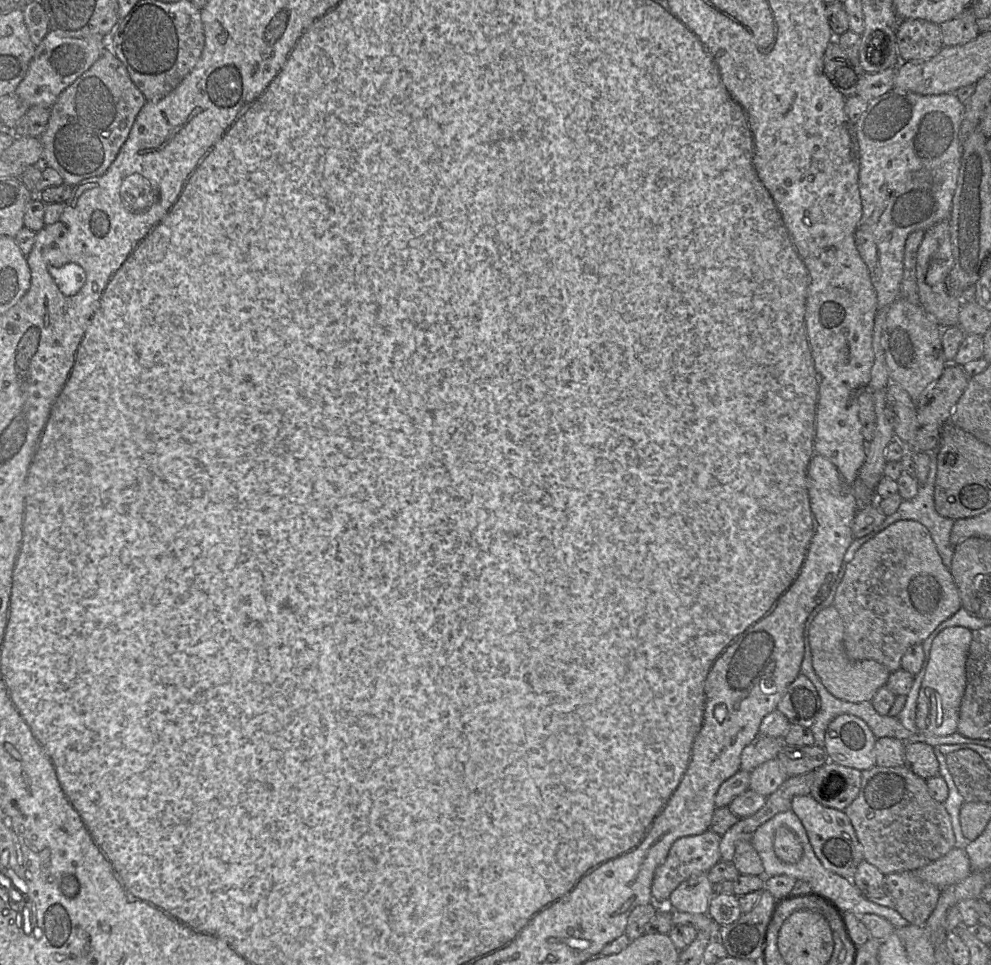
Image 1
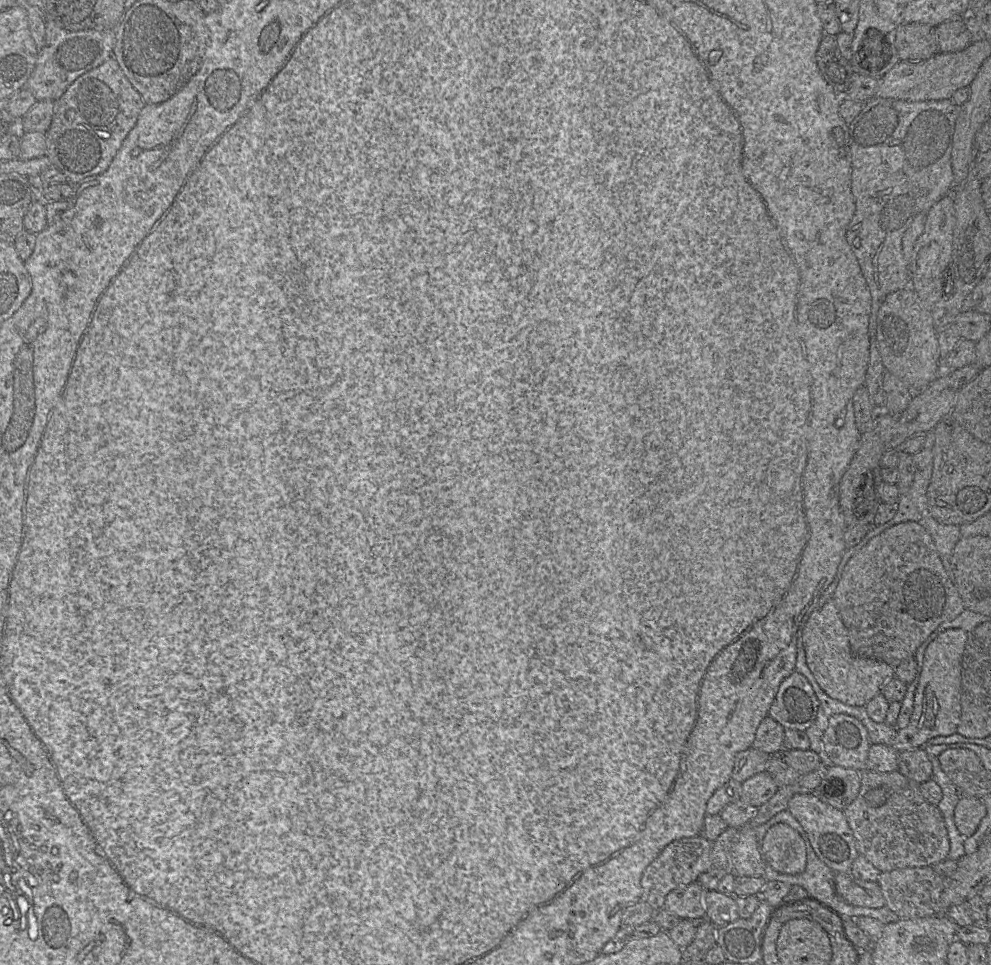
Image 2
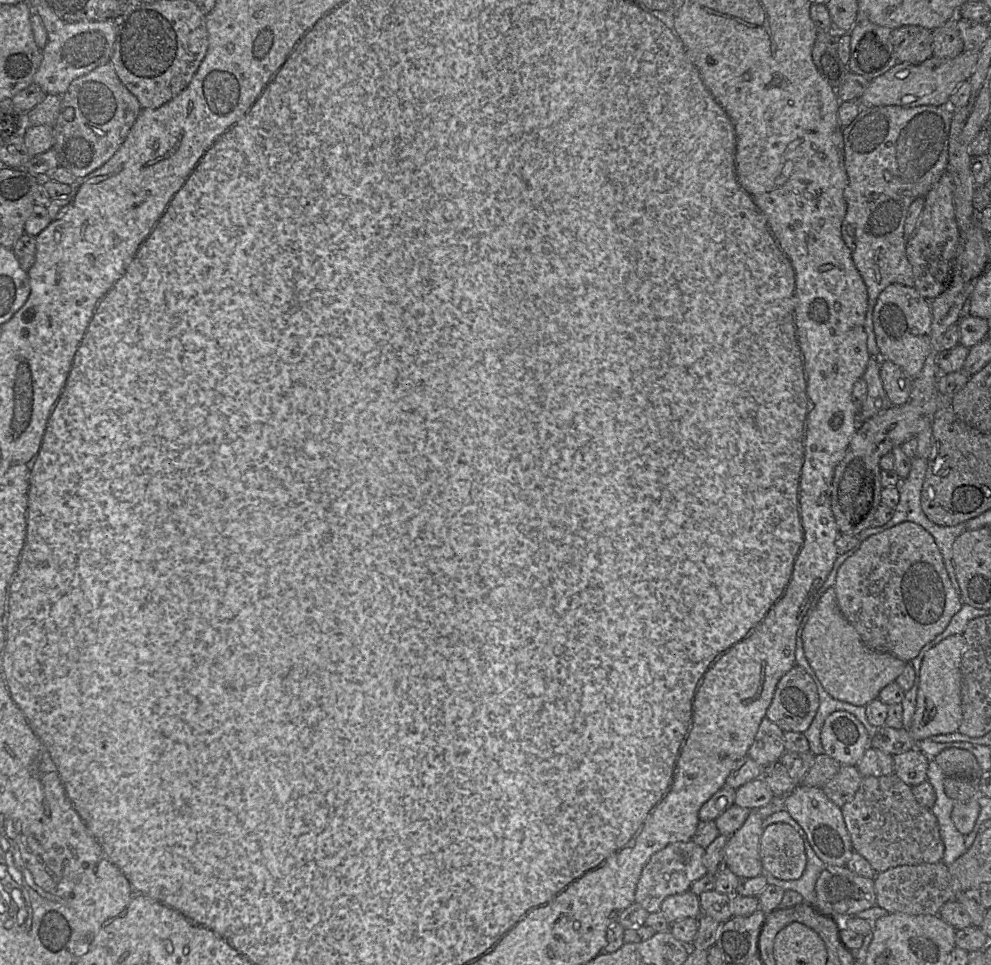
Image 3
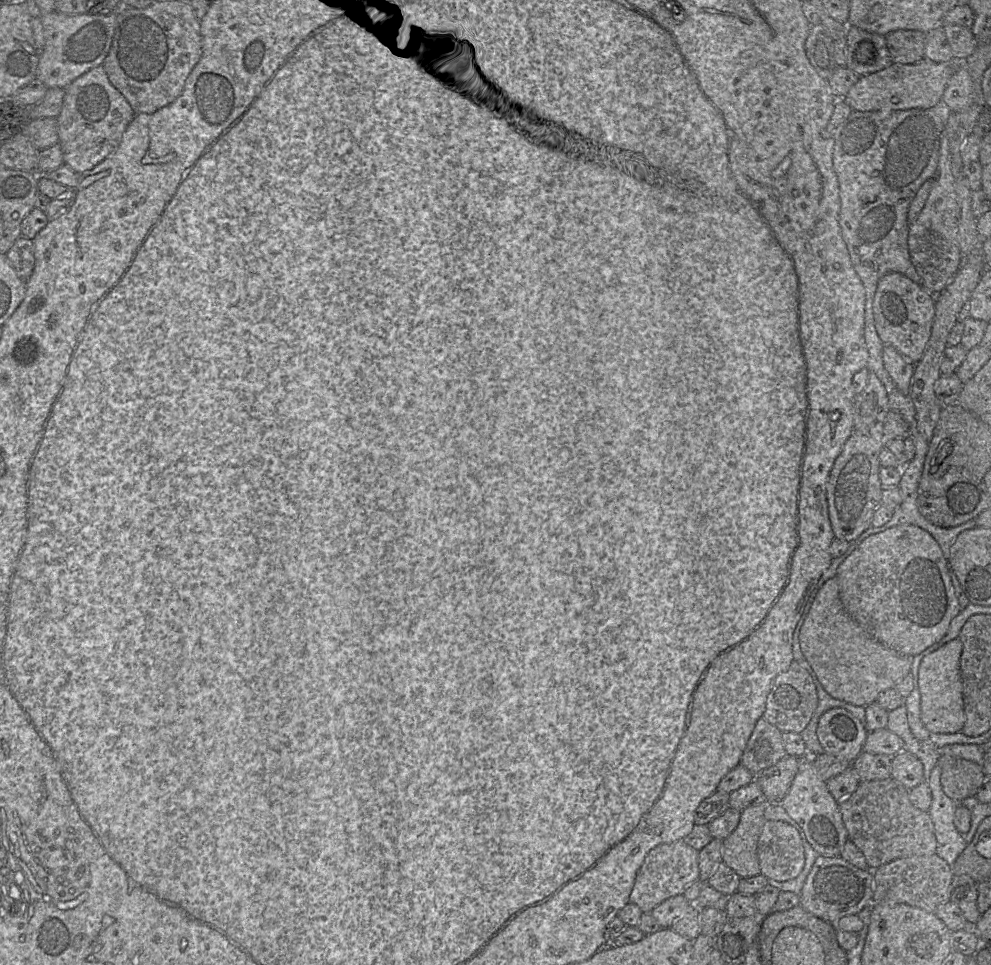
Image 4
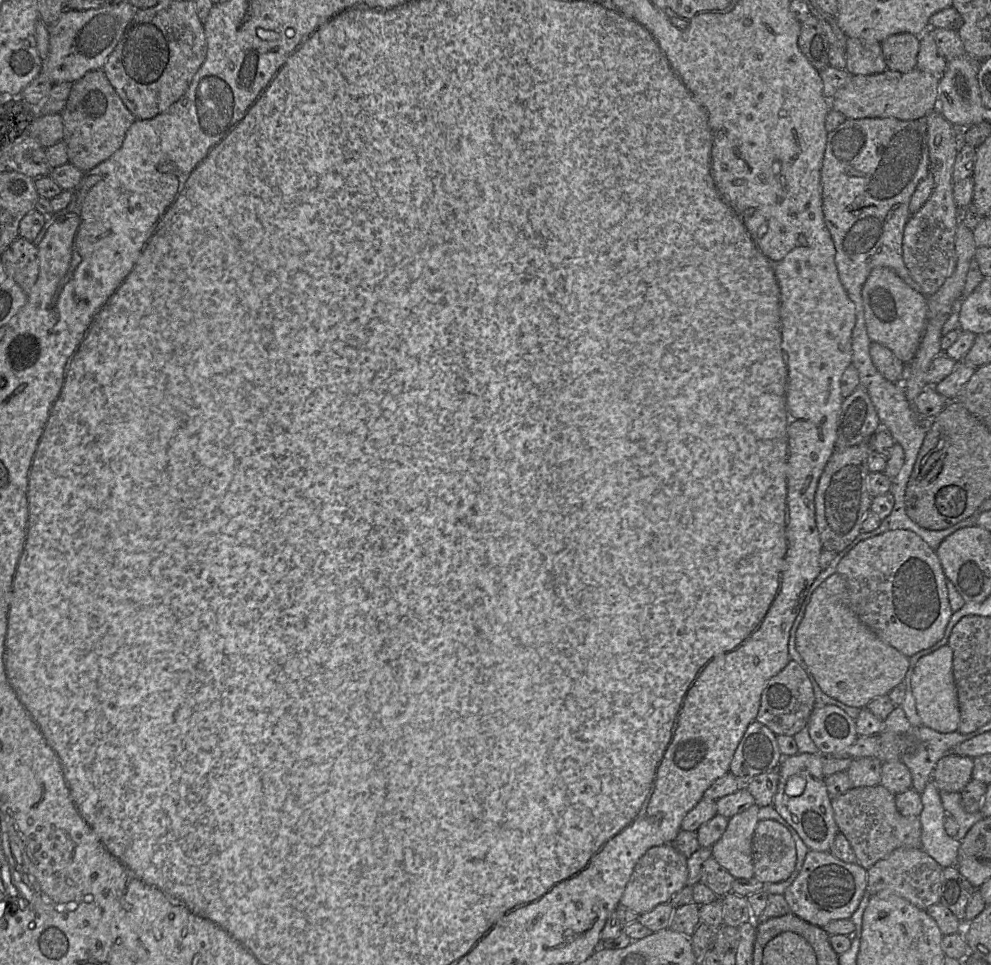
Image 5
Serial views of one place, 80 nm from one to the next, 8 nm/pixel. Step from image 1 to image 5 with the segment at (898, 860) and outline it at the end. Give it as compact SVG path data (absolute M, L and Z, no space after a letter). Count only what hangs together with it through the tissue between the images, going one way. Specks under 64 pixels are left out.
M880 784L851 788L832 798L831 806L839 832L849 841L857 863L866 870L896 849L921 848L922 827L919 817L901 815L895 804L895 794Z

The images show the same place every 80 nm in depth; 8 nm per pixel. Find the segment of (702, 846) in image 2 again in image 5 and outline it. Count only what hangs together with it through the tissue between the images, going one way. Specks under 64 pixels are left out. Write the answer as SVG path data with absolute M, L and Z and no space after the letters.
M672 844L651 847L634 866L619 905L642 915L659 904L669 902L673 895L687 885L687 878L687 857L678 852Z

